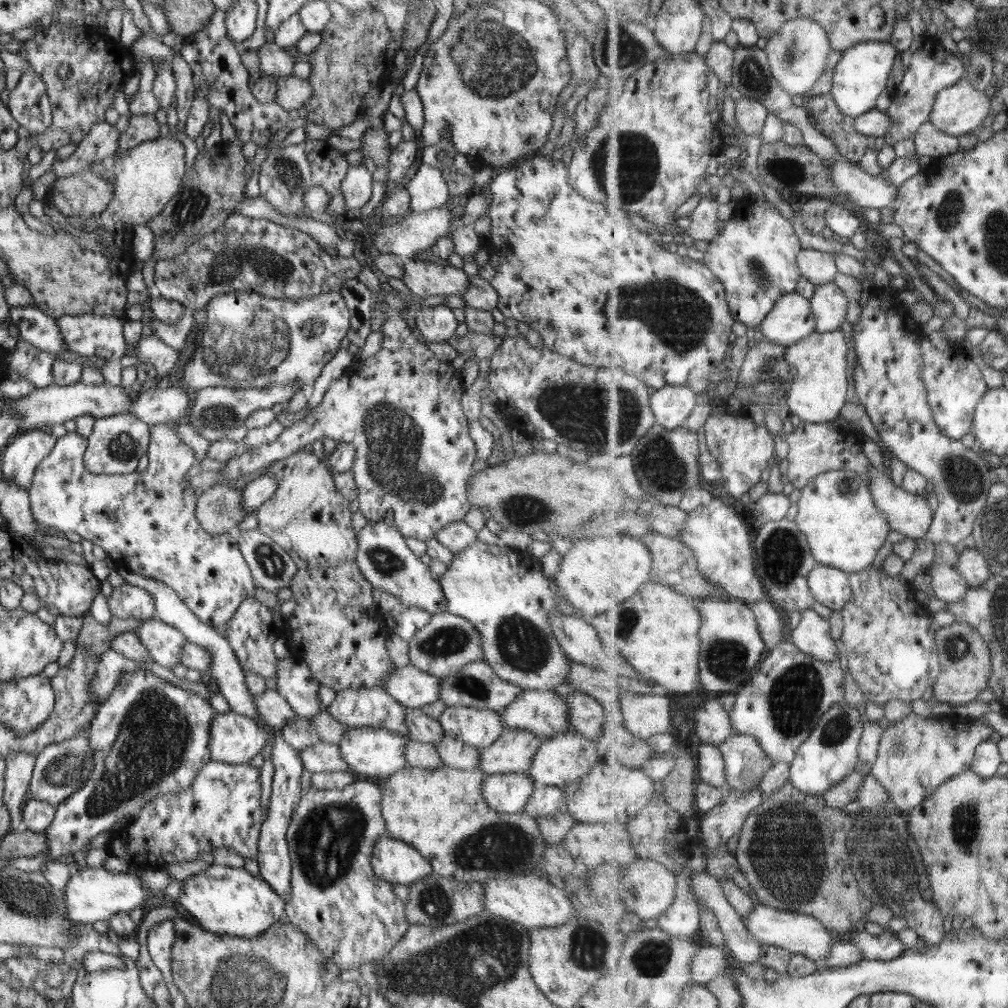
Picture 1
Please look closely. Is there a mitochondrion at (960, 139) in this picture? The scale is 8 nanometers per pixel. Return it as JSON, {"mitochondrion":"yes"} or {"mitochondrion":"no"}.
{"mitochondrion":"no"}

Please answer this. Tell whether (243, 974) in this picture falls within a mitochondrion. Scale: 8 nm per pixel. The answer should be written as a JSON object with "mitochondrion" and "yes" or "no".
{"mitochondrion":"yes"}

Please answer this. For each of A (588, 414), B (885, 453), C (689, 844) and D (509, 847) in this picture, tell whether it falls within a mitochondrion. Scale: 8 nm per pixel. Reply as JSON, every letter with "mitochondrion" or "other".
{"A":"mitochondrion","B":"other","C":"other","D":"mitochondrion"}

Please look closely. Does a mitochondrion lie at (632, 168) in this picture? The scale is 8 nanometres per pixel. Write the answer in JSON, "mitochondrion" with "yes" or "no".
{"mitochondrion":"yes"}

